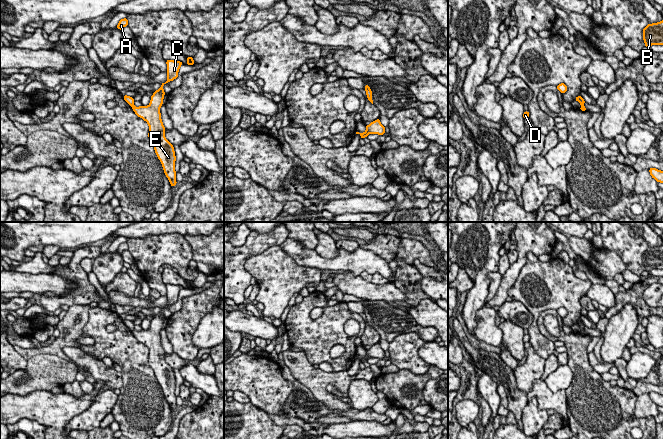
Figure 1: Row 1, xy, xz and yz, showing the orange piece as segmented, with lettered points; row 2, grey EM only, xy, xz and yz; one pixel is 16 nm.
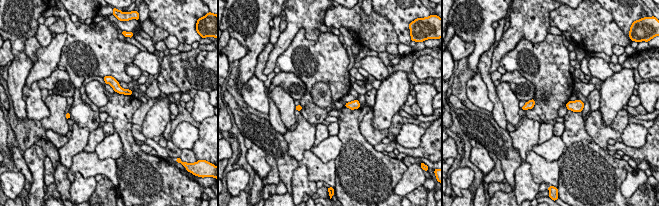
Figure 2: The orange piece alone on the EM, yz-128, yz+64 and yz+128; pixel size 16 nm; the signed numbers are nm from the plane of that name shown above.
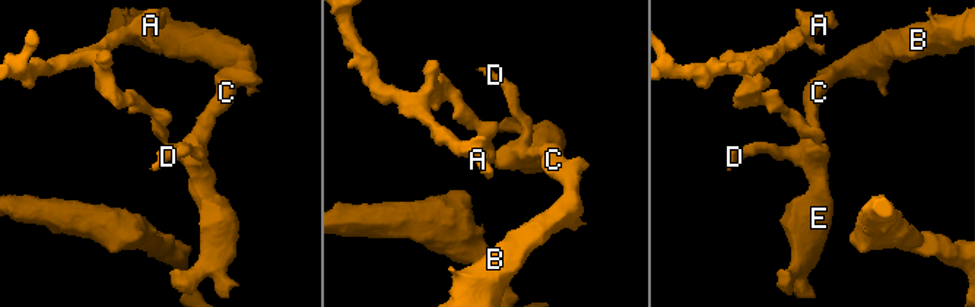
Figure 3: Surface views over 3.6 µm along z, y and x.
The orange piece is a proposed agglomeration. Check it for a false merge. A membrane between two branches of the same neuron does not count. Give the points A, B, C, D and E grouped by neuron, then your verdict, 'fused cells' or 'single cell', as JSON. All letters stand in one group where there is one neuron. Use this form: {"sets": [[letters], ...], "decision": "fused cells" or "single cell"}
{"sets": [["A"], ["B", "C", "D", "E"]], "decision": "fused cells"}

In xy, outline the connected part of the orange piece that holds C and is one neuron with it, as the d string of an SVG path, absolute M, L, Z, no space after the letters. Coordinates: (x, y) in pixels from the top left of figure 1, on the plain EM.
M167 284L167 305L161 308L161 311L154 315L151 320L150 328L148 330L132 331L135 338L146 345L149 349L149 365L153 369L155 377L160 384L164 397L168 402L172 411L176 406L176 395L175 395L175 375L173 368L171 368L165 362L165 351L162 347L160 331L163 328L164 313L163 310L173 305L178 301L179 292L183 289L180 285Z

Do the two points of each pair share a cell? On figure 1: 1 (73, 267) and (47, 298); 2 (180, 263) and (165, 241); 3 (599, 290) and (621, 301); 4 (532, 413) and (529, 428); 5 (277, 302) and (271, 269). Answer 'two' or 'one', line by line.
1: one
2: one
3: two
4: one
5: one

